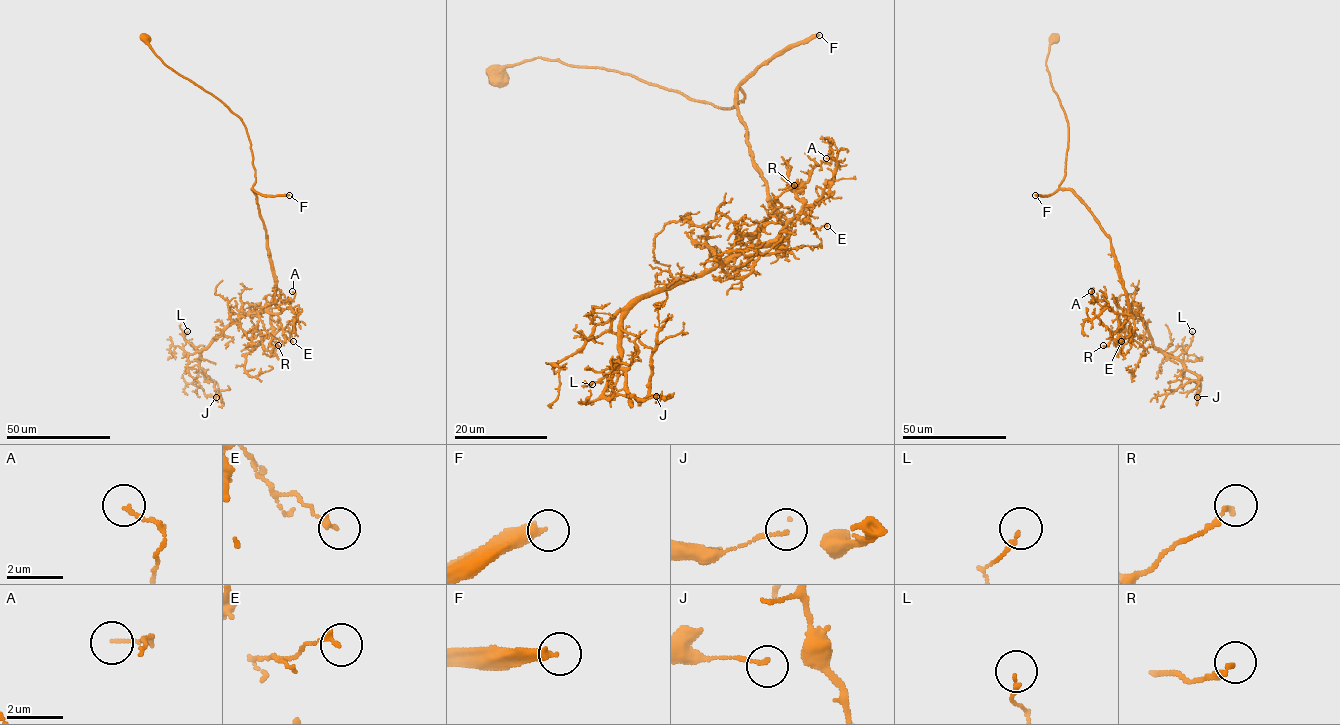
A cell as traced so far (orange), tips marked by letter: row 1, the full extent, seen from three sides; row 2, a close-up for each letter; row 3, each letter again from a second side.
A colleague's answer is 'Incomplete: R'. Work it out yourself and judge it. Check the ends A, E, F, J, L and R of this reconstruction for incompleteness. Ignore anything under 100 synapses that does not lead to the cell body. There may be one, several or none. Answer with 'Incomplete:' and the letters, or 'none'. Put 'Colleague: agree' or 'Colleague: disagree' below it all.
Incomplete: F
Colleague: disagree

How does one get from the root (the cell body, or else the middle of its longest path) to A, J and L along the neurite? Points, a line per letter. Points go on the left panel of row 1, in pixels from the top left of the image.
A: (146, 38), (165, 64), (242, 121), (274, 280), (268, 311), (279, 313), (292, 291)
J: (146, 38), (165, 64), (240, 119), (250, 144), (274, 298), (234, 320), (201, 352), (193, 383), (216, 397)
L: (146, 38), (165, 64), (244, 124), (274, 280), (273, 300), (234, 320), (200, 357), (184, 337), (187, 331)

